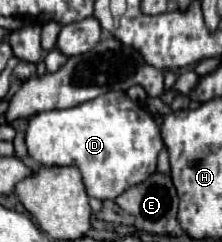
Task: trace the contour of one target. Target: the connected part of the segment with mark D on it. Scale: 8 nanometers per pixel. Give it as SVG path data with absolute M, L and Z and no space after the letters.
M107 92L67 110L39 112L29 120L25 144L29 156L39 166L79 168L87 194L99 200L111 200L125 192L125 188L141 184L145 176L157 170L157 156L163 150L155 118L125 92Z

